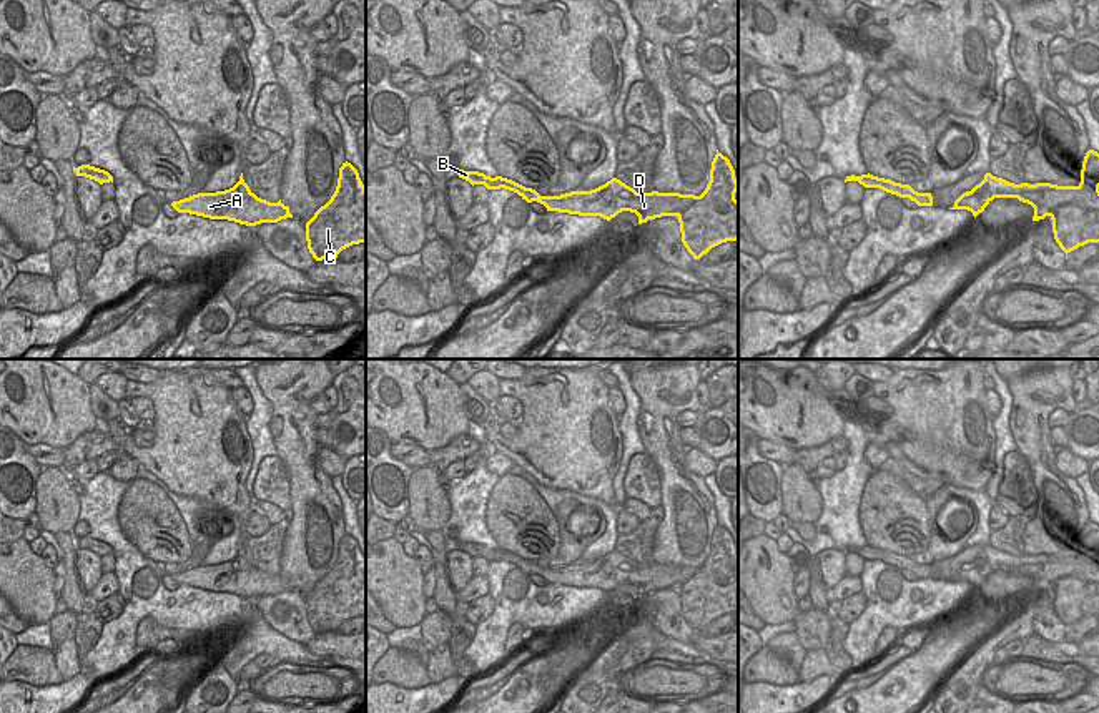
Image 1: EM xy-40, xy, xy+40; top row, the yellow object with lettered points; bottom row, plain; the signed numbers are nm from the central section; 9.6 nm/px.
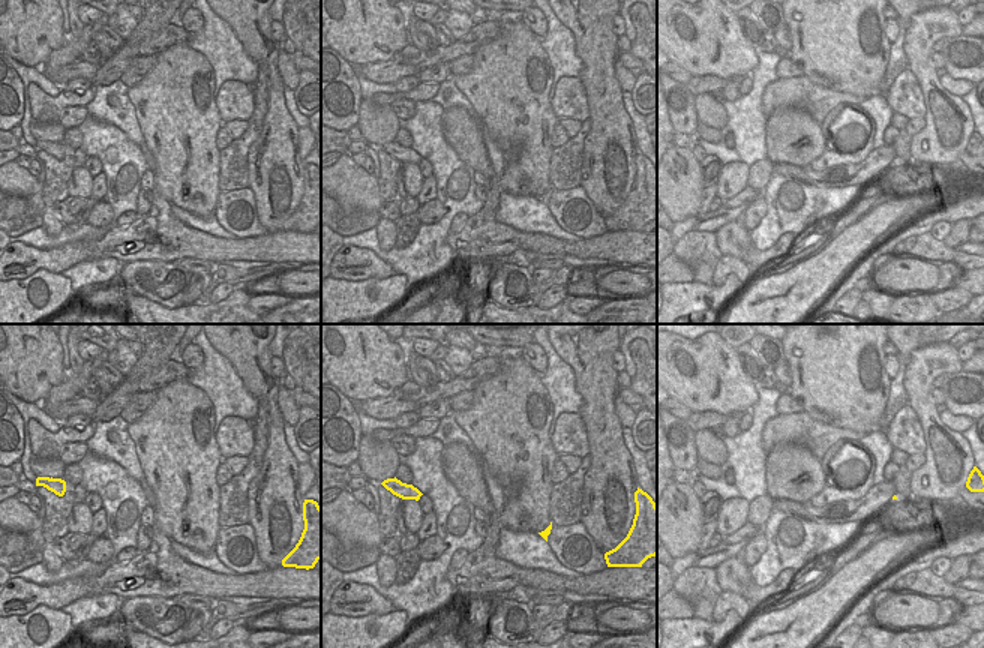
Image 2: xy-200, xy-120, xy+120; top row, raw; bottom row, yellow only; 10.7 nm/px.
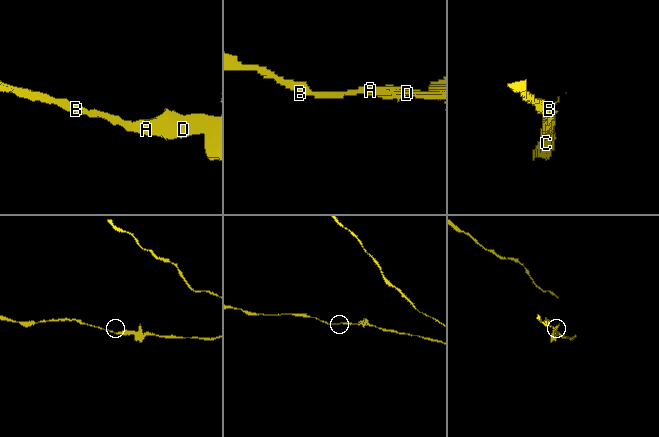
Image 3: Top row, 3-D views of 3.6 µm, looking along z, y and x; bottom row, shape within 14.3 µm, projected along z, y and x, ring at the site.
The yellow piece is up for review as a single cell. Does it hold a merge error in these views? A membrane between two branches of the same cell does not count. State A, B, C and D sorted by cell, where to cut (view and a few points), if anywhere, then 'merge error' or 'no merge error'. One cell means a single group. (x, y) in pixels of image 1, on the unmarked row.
A B C D | no cut | no merge error

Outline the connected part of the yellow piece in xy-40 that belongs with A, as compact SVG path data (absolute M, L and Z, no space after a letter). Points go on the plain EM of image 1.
M243 552L224 563L198 565L190 570L173 573L171 578L178 585L190 585L209 592L228 592L246 598L256 598L261 595L278 595L286 590L293 590L289 578L284 578L281 572L269 575L258 570Z

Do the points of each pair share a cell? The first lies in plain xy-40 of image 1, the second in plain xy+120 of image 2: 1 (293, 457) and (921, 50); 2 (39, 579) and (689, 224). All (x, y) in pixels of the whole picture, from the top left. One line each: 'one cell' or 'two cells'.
1: one cell
2: two cells

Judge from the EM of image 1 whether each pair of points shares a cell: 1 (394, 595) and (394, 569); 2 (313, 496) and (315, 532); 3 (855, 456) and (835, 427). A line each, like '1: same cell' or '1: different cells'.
1: same cell
2: same cell
3: different cells

